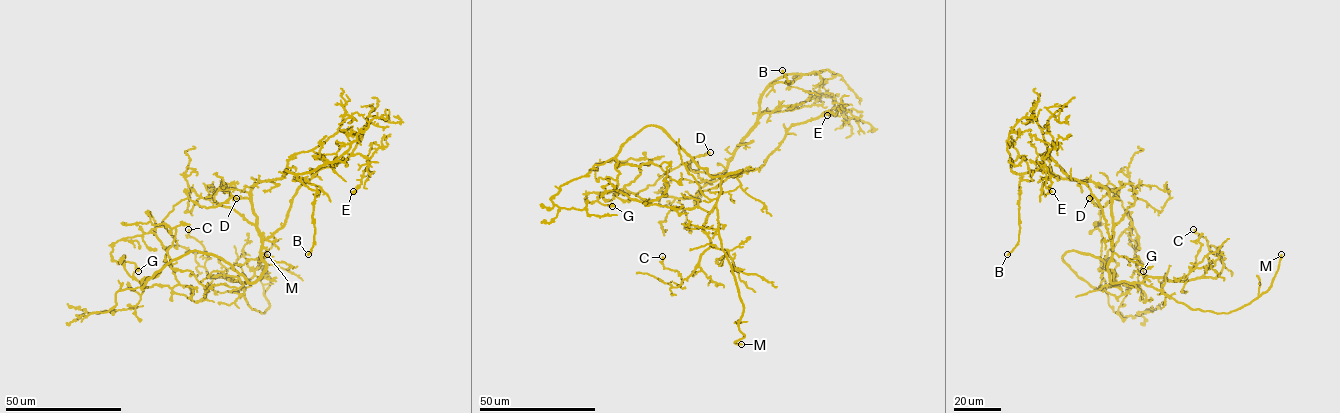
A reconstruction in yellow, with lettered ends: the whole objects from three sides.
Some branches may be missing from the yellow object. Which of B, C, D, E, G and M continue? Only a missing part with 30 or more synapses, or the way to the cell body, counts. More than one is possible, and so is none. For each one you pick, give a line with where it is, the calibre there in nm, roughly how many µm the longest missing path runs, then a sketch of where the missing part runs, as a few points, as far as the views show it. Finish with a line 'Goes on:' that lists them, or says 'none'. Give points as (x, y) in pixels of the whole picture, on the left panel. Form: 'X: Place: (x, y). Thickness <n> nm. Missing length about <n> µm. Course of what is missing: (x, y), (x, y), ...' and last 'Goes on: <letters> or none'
B: Place: (308, 254). Thickness 240 nm. Missing length about 25 µm. Course of what is missing: (308, 254), (302, 265), (304, 290)
M: Place: (267, 254). Thickness 300 nm. Missing length about 20 µm. Course of what is missing: (267, 254), (270, 240), (276, 234), (289, 230)
Goes on: B, M

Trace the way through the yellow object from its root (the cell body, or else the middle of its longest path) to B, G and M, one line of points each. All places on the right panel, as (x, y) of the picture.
B: (1113, 275), (1108, 191), (1092, 181), (1039, 170), (1025, 172), (1019, 181), (1019, 241), (1007, 254)
G: (1113, 275), (1090, 254), (1068, 251), (1062, 257), (1098, 289), (1107, 252), (1124, 232), (1143, 271)
M: (1113, 275), (1115, 283), (1143, 283), (1194, 309), (1229, 313), (1250, 304), (1268, 288), (1281, 254)

